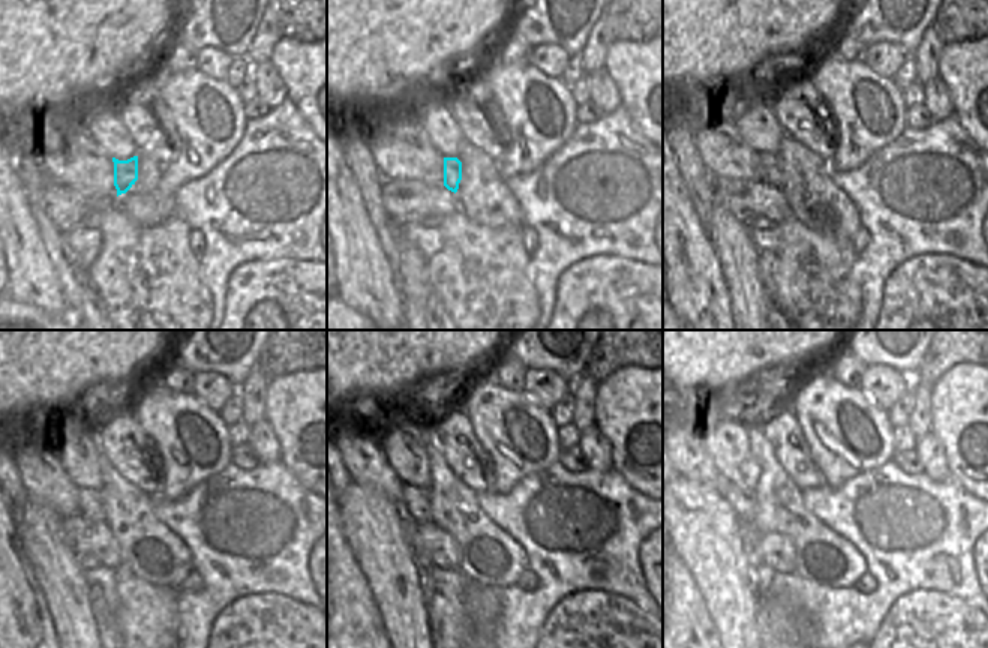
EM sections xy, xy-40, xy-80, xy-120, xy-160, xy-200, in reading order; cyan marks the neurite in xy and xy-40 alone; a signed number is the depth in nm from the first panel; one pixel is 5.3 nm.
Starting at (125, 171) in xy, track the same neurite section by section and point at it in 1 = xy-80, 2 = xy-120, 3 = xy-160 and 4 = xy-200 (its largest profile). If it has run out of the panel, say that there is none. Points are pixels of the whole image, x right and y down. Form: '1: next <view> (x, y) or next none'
1: next xy-80 (769, 167)
2: next xy-120 (90, 507)
3: next xy-160 (414, 500)
4: next xy-200 (742, 500)

